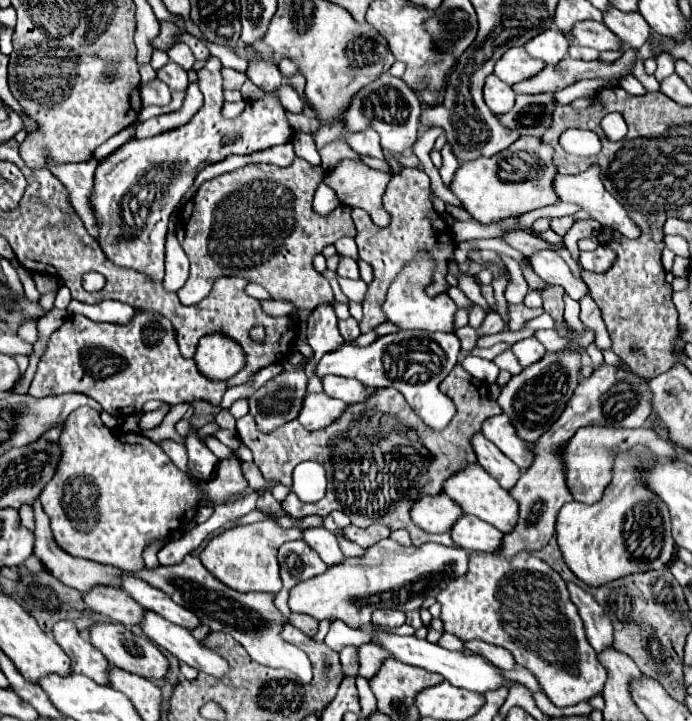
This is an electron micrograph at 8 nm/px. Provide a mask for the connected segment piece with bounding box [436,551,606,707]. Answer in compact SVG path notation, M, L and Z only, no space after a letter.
M522 551L512 559L502 559L496 555L470 555L470 569L464 577L452 579L446 589L442 589L436 597L442 605L440 619L444 621L444 631L452 633L464 641L480 639L500 647L506 647L518 665L526 667L530 673L536 675L538 683L542 685L548 699L558 705L576 705L580 701L588 701L590 697L598 695L606 681L606 671L596 659L596 651L590 647L582 619L578 615L576 605L570 601L566 581L542 559Z

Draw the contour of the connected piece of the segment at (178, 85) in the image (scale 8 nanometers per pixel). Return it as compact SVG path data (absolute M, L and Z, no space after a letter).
M166 63L160 71L158 71L158 79L164 81L172 91L184 91L188 87L188 75L186 71L176 65L176 63Z

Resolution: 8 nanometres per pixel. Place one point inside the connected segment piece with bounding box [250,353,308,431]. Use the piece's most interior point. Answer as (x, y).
(278, 401)

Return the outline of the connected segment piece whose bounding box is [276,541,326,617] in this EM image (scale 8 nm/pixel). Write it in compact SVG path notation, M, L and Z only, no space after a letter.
M288 541L288 543L284 543L280 547L280 553L278 553L278 563L280 563L280 575L282 575L284 587L276 595L276 609L284 617L288 617L290 615L290 609L288 609L288 603L286 603L288 591L296 583L324 573L326 563L304 541Z

